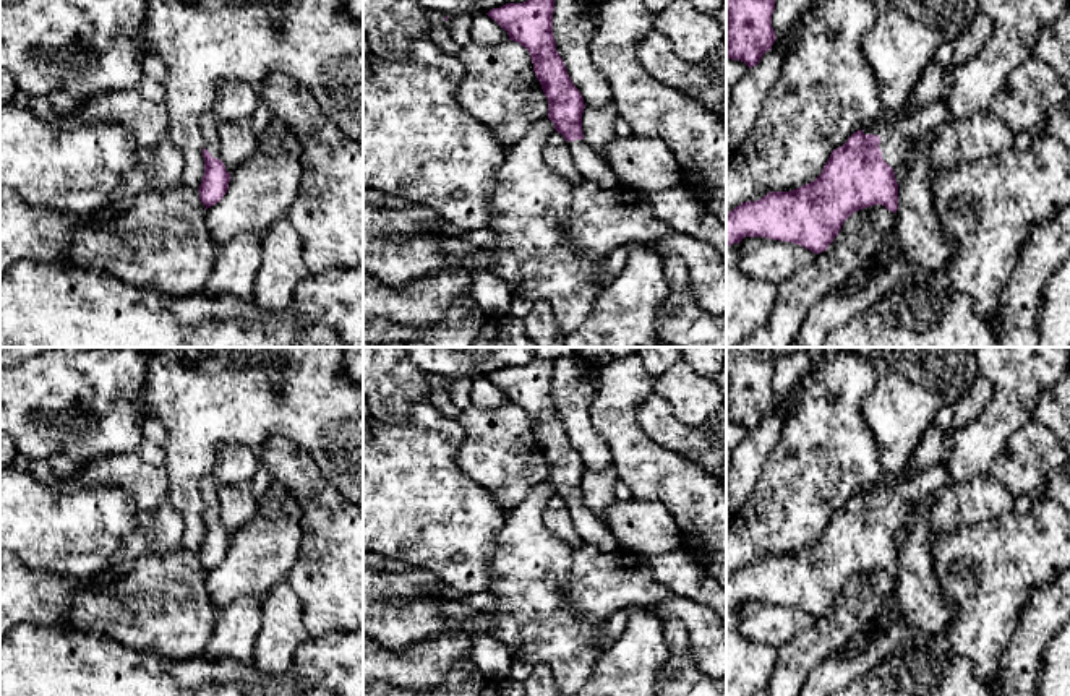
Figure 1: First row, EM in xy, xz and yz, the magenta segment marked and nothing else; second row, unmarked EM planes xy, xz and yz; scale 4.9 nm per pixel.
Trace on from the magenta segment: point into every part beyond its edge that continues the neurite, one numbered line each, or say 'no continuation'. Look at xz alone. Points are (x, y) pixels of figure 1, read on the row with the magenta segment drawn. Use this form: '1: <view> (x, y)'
1: xz (592, 166)

